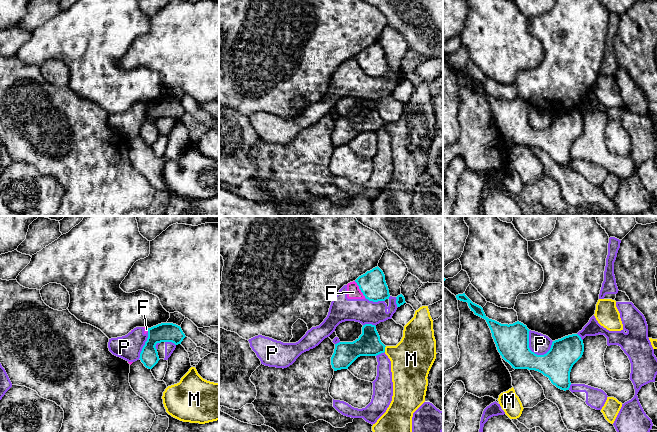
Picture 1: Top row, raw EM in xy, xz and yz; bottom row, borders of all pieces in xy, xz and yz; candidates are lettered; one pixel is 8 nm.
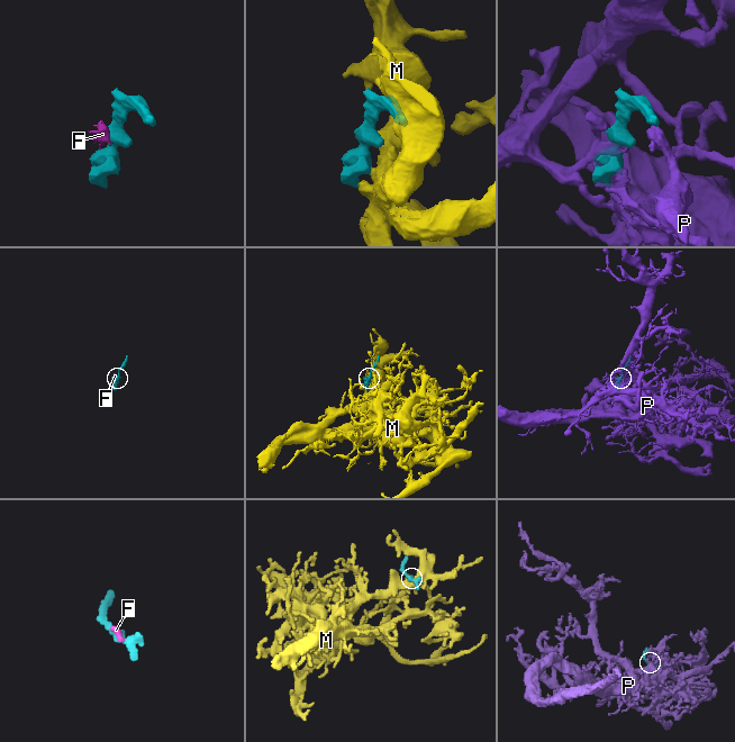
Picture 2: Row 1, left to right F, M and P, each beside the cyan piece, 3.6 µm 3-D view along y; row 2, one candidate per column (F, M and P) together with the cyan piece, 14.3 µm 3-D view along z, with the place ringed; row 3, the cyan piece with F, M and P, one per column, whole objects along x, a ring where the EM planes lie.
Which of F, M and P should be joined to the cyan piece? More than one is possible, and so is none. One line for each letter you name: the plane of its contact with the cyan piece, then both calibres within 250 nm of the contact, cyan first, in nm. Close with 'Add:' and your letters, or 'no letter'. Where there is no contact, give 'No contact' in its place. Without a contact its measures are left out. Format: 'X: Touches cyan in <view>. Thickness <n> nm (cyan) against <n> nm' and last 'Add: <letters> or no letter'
M: Touches cyan in xz. Thickness 190 nm (cyan) against 340 nm
Add: M

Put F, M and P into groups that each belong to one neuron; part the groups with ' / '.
F P / M

